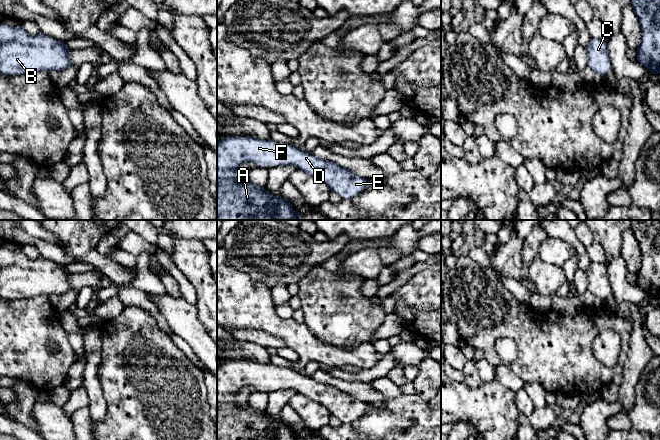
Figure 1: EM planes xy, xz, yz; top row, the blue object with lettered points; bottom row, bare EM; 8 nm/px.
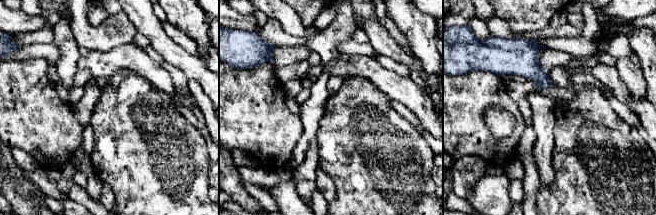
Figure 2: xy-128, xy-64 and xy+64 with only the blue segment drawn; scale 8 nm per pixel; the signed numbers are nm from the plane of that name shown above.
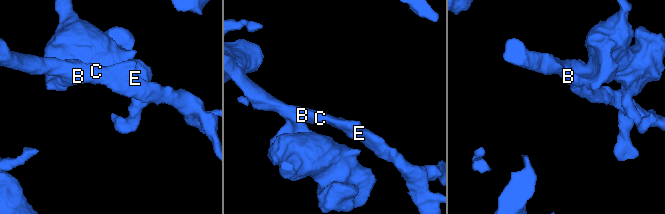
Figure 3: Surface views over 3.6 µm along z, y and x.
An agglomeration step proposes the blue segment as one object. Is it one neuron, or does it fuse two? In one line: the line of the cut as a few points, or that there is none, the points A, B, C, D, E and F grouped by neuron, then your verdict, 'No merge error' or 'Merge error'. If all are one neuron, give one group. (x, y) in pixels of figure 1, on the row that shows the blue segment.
No split. Groups: A B C D E F. No merge error

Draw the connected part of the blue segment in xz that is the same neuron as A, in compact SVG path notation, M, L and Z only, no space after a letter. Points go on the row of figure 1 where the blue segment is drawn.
M247 136L227 137L217 143L217 220L300 220L301 213L295 211L288 200L271 195L264 187L250 181L240 183L236 180L236 171L244 162L254 162L258 166L293 165L319 178L344 199L356 196L369 184L350 169L290 144Z

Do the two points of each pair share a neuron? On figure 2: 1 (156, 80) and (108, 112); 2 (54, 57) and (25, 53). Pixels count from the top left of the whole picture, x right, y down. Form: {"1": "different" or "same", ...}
{"1": "different", "2": "same"}

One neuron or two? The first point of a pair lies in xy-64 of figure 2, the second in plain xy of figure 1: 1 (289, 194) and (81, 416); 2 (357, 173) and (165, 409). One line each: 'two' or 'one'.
1: two
2: one

